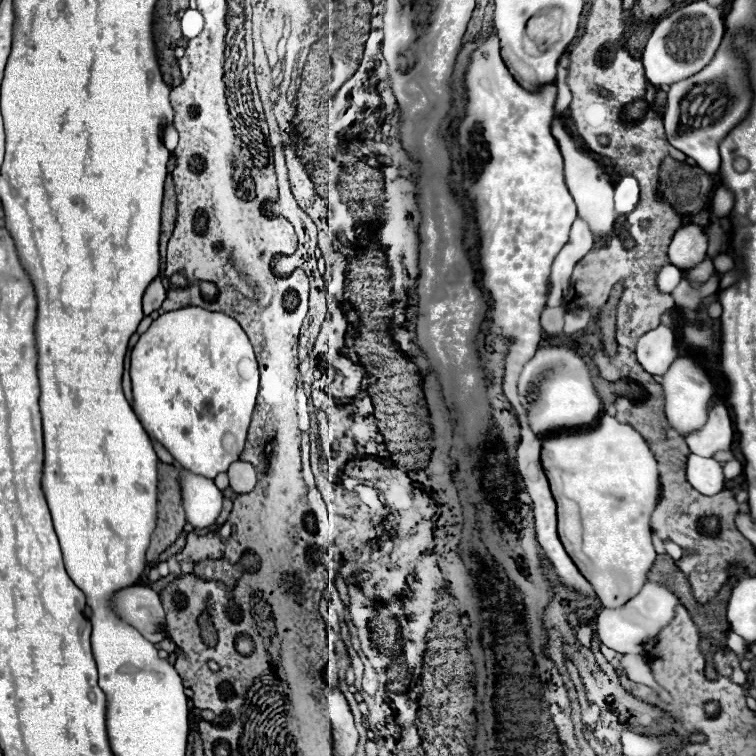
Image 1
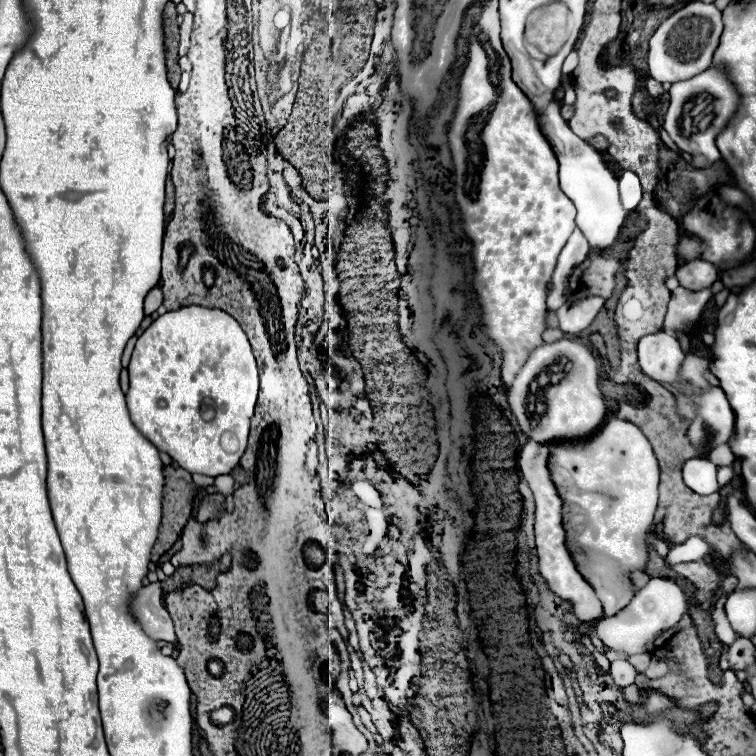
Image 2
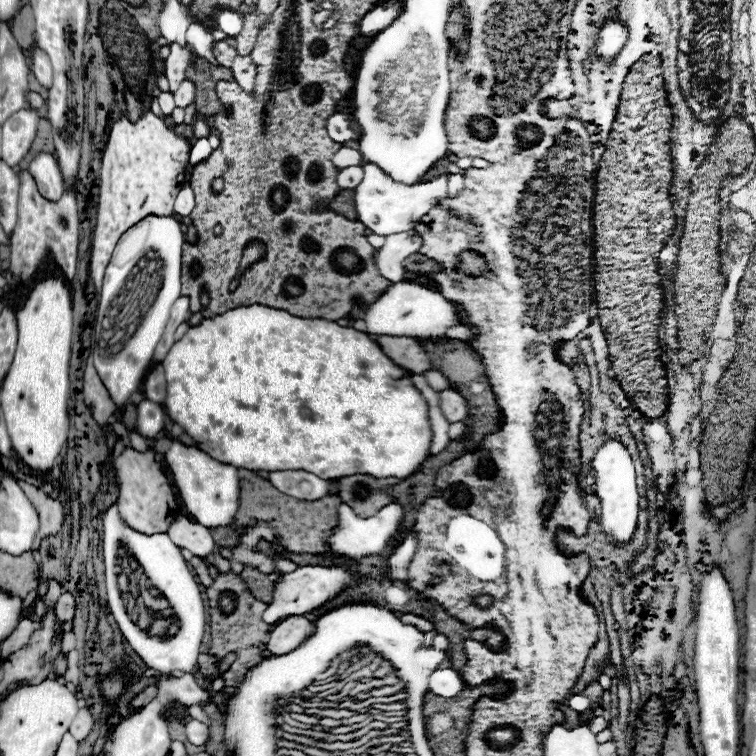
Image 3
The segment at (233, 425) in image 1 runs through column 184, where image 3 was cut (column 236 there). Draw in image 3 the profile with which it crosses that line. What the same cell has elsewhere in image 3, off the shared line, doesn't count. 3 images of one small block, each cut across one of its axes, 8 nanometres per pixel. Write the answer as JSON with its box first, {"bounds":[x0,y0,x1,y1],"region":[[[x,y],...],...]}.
{"bounds":[162,304,432,480],"region":[[[262,304],[240,306],[234,310],[228,310],[220,316],[206,318],[198,326],[188,328],[186,334],[182,336],[182,340],[178,340],[170,348],[162,366],[164,366],[164,374],[166,374],[166,384],[168,384],[168,394],[166,394],[166,402],[164,402],[168,416],[178,426],[184,428],[184,432],[198,444],[198,448],[202,452],[206,452],[210,458],[214,458],[222,464],[230,464],[230,466],[246,468],[246,470],[254,470],[254,472],[258,472],[258,470],[266,470],[266,472],[306,470],[324,480],[352,476],[352,474],[370,474],[376,478],[394,476],[398,480],[404,480],[426,460],[426,452],[430,448],[432,430],[430,430],[430,422],[428,422],[428,404],[422,398],[422,394],[412,386],[410,372],[396,366],[368,334],[356,332],[346,326],[338,326],[336,322],[298,318],[284,310],[268,308]]]}

